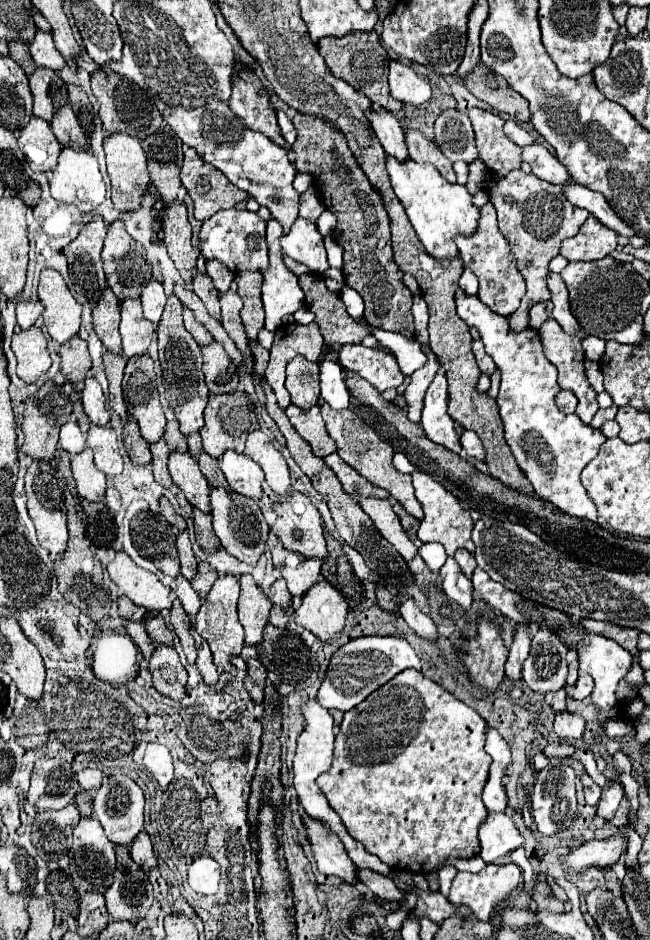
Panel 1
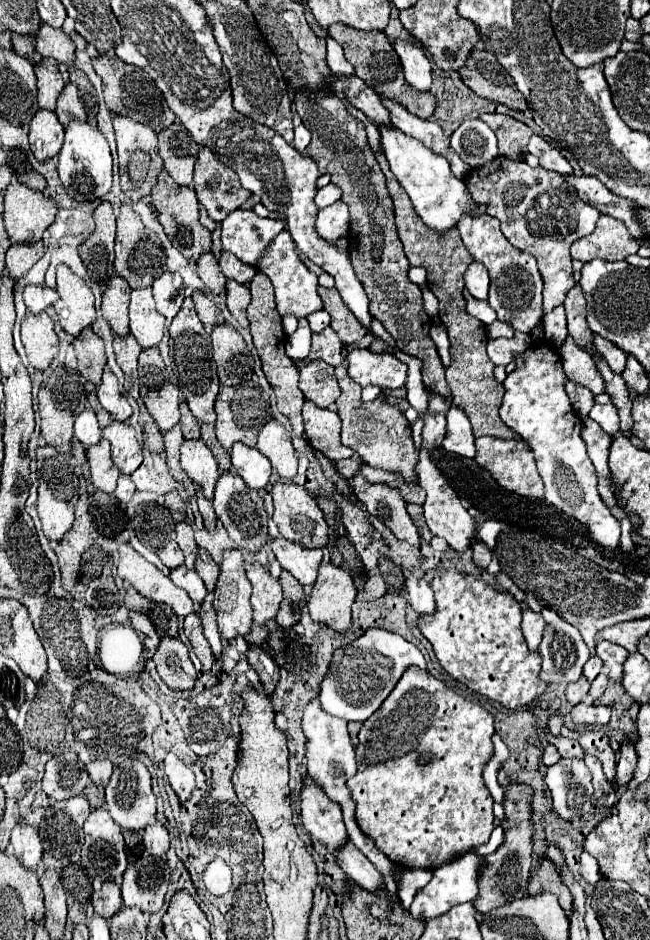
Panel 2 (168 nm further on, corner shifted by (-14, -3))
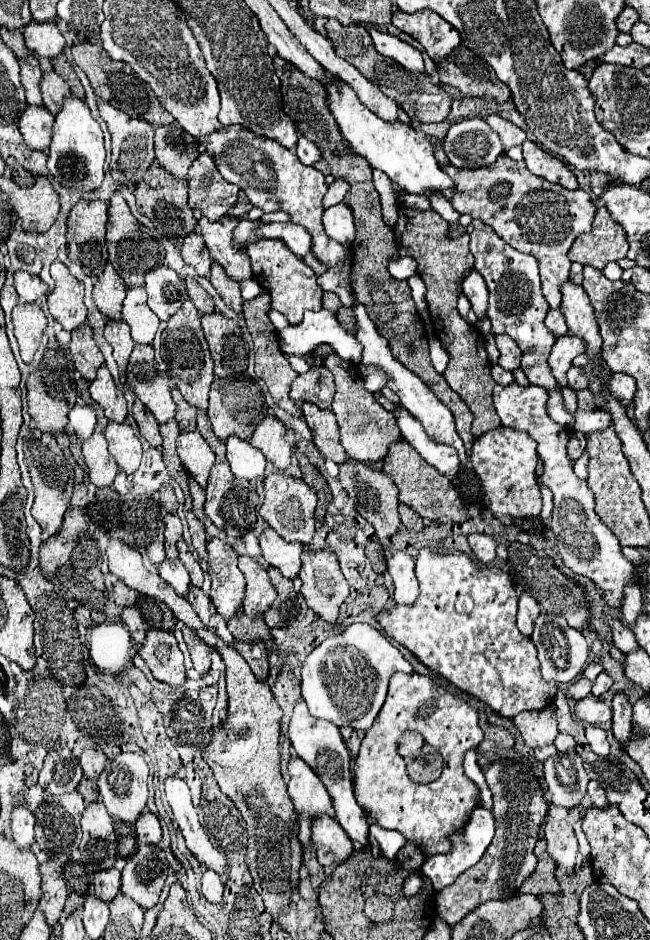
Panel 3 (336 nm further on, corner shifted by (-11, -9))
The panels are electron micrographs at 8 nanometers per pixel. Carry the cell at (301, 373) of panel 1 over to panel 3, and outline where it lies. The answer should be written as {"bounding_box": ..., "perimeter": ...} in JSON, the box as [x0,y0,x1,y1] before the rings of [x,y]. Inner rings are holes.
{"bounding_box":[290,365,334,409],"perimeter":[[[312,365],[306,373],[298,375],[290,387],[294,401],[308,401],[320,409],[330,409],[334,399],[334,379],[324,365]]]}

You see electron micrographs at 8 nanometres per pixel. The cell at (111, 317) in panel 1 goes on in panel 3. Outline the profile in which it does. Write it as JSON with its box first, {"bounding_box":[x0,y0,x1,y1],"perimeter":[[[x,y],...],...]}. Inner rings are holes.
{"bounding_box":[94,263,126,319],"perimeter":[[[108,263],[94,285],[94,303],[100,309],[100,313],[104,313],[112,319],[118,319],[124,297],[126,297],[124,279]]]}

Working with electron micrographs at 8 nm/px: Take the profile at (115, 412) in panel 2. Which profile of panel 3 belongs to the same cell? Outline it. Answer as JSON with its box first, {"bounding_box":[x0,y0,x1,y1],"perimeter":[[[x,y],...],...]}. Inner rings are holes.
{"bounding_box":[90,365,126,421],"perimeter":[[[106,365],[98,369],[96,379],[90,383],[90,395],[92,399],[104,407],[106,417],[110,421],[124,421],[126,419],[126,399],[124,393],[114,385],[114,379]]]}

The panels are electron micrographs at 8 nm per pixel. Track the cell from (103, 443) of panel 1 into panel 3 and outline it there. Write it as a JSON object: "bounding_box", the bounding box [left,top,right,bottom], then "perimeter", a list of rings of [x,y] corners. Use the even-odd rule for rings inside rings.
{"bounding_box":[104,421,142,475],"perimeter":[[[110,421],[104,429],[104,435],[110,445],[110,455],[116,459],[116,463],[126,475],[132,475],[140,467],[142,457],[142,443],[134,435],[132,427],[128,423]]]}

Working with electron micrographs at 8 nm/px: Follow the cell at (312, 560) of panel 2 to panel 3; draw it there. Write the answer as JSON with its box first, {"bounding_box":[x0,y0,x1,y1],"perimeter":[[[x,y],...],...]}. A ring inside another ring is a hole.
{"bounding_box":[260,527,302,579],"perimeter":[[[266,527],[260,535],[260,549],[262,557],[288,579],[294,579],[300,569],[300,555],[302,555],[302,543],[288,543],[280,539],[280,535]]]}

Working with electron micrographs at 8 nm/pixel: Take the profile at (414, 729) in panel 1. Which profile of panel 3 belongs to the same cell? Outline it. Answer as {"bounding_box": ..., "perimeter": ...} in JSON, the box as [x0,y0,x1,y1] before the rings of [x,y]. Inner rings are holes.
{"bounding_box":[354,673,484,857],"perimeter":[[[396,673],[396,675],[392,675],[388,695],[386,695],[386,703],[380,709],[380,715],[376,717],[376,723],[366,731],[366,735],[362,739],[362,745],[360,745],[360,753],[356,757],[356,765],[354,765],[354,773],[356,773],[354,793],[356,793],[356,801],[366,811],[368,823],[378,821],[384,829],[400,831],[410,843],[414,843],[418,849],[422,849],[422,853],[426,857],[436,855],[436,853],[448,853],[452,849],[452,843],[450,843],[448,835],[462,829],[466,825],[466,821],[470,819],[472,809],[480,805],[476,785],[464,775],[462,759],[464,759],[464,753],[468,749],[474,749],[482,741],[482,737],[484,737],[484,733],[478,727],[478,713],[464,699],[460,699],[460,697],[452,695],[450,691],[446,691],[444,687],[436,685],[426,675],[420,675],[420,673],[408,673],[408,675],[406,673]],[[404,731],[422,733],[426,743],[436,747],[440,751],[440,755],[444,757],[444,771],[436,781],[424,785],[424,783],[414,783],[408,777],[406,763],[396,751],[398,749],[396,741]]]}

